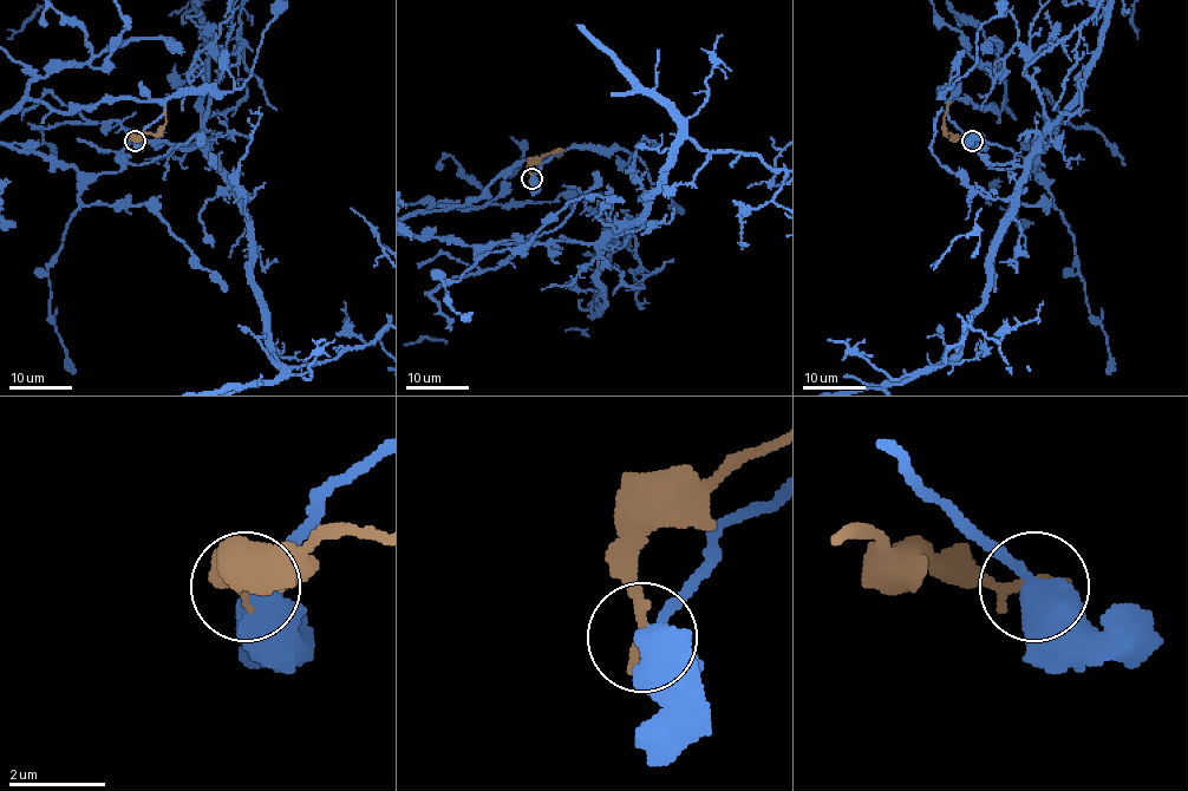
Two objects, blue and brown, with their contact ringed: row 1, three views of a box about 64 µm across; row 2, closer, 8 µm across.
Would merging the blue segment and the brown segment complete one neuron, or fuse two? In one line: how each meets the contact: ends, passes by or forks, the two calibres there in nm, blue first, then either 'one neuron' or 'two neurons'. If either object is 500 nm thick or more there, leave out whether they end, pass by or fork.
550/280 nm | two neurons

